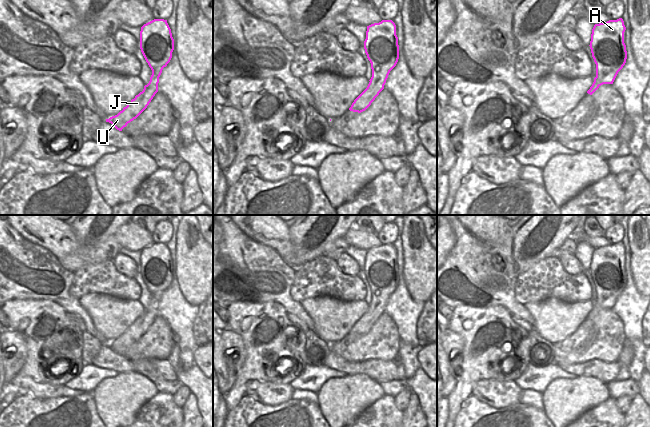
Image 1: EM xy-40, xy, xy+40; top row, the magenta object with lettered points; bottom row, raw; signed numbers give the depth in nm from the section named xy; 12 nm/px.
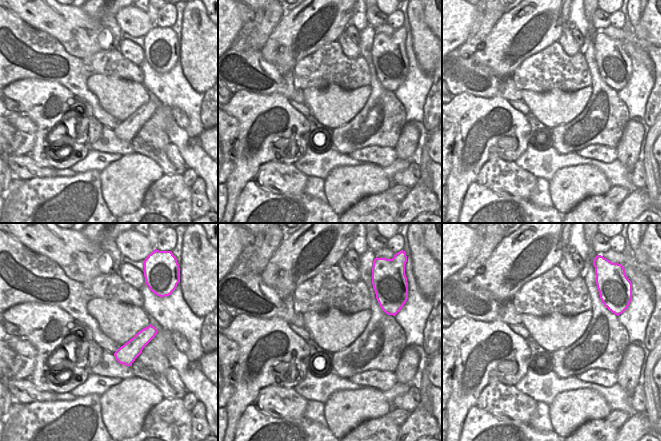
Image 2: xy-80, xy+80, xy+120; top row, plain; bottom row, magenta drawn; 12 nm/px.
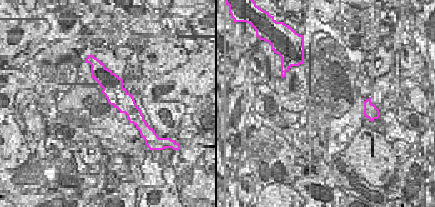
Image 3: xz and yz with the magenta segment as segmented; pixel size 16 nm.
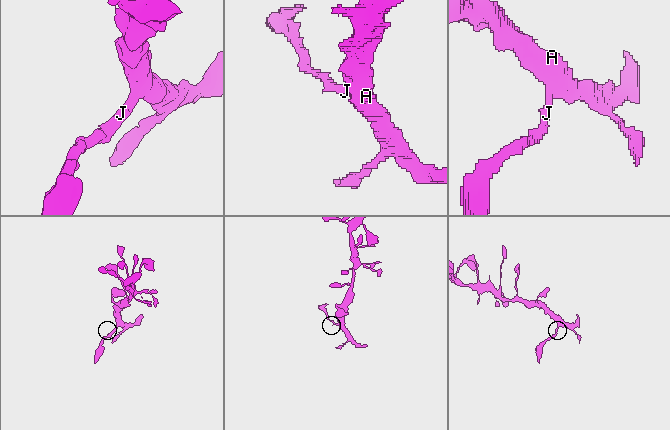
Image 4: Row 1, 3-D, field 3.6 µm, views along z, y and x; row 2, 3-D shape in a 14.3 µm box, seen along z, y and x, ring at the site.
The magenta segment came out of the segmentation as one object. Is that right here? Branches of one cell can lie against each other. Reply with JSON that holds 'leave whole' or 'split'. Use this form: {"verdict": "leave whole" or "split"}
{"verdict": "leave whole"}

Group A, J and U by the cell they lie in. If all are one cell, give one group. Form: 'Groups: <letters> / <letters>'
Groups: A J U.

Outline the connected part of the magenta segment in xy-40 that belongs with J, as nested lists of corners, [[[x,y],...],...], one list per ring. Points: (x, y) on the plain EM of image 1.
[[[154,243],[141,251],[140,273],[152,294],[152,299],[142,316],[117,339],[106,343],[106,346],[111,347],[119,355],[136,343],[158,316],[159,301],[163,292],[170,286],[174,274],[174,263],[167,244]]]

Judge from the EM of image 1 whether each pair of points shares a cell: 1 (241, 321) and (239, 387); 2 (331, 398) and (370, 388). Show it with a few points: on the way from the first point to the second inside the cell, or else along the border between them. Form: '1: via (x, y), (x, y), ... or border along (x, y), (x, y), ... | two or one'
1: via (252, 337), (252, 368), (249, 371) | one
2: via (341, 398), (346, 398), (360, 391) | one

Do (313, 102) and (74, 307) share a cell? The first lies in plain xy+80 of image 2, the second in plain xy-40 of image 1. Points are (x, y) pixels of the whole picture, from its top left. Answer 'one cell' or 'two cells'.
two cells

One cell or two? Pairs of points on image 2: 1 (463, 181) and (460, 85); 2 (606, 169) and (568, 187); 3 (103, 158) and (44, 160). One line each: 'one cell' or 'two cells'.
1: two cells
2: two cells
3: two cells

